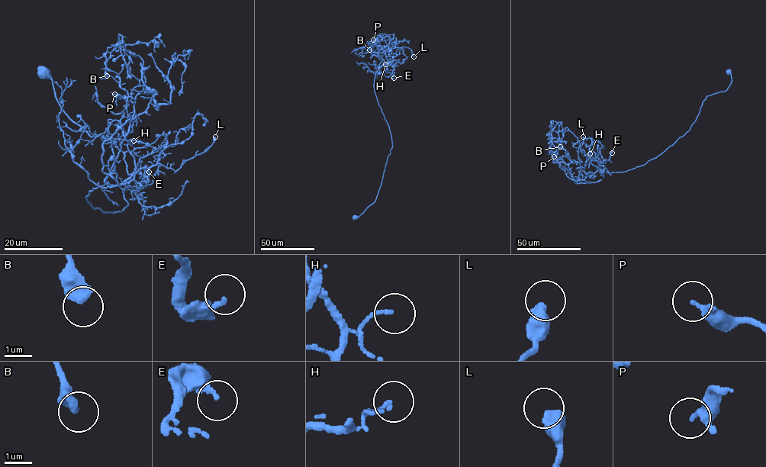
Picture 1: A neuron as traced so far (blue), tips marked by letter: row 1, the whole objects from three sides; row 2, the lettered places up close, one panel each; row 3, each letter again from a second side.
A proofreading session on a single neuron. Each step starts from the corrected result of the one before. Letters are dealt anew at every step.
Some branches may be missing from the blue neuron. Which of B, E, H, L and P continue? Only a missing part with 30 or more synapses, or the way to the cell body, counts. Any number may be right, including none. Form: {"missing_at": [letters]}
{"missing_at": []}

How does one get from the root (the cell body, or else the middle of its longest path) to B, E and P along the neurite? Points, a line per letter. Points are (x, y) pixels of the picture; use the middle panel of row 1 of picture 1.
B: (355, 218), (374, 201), (392, 143), (374, 87), (379, 64), (384, 61), (371, 53), (371, 46), (369, 49)
E: (355, 218), (374, 201), (392, 148), (389, 128), (374, 89), (374, 75), (383, 65), (392, 66), (394, 78)
P: (355, 218), (374, 201), (392, 143), (374, 87), (379, 64), (384, 61), (381, 59), (384, 46), (373, 40)

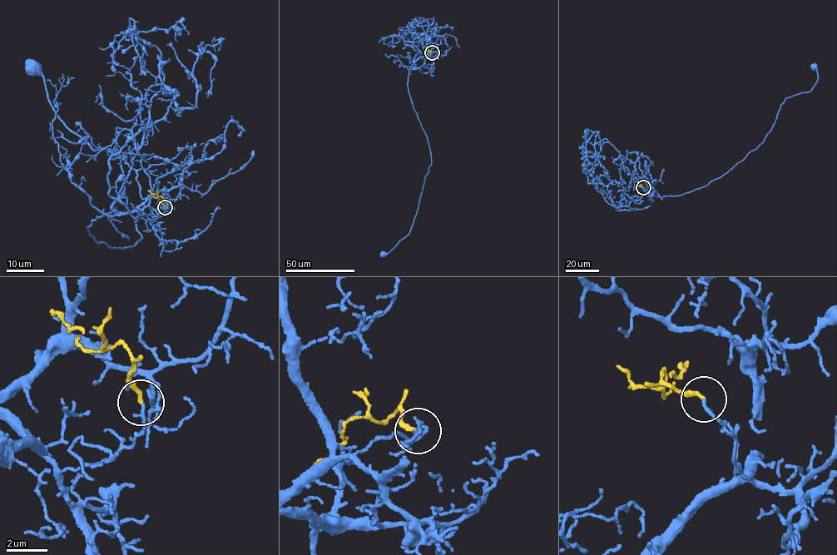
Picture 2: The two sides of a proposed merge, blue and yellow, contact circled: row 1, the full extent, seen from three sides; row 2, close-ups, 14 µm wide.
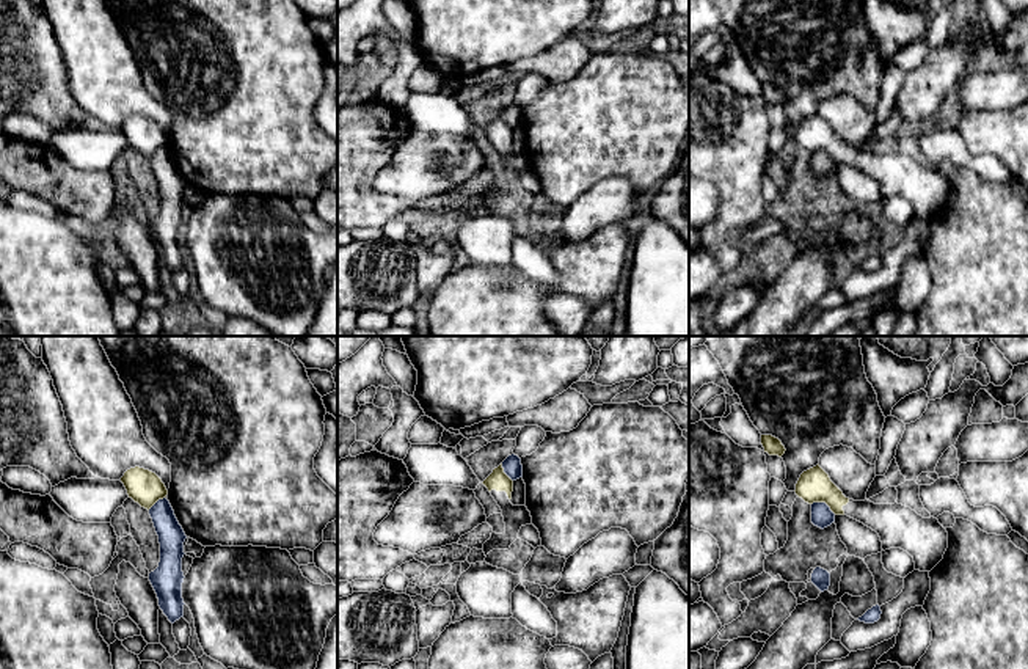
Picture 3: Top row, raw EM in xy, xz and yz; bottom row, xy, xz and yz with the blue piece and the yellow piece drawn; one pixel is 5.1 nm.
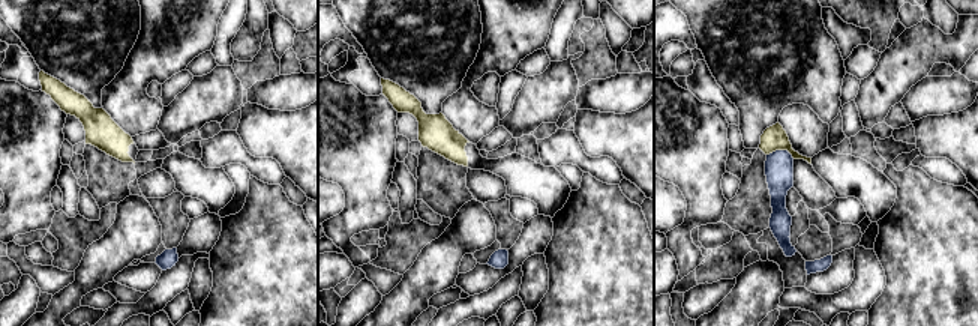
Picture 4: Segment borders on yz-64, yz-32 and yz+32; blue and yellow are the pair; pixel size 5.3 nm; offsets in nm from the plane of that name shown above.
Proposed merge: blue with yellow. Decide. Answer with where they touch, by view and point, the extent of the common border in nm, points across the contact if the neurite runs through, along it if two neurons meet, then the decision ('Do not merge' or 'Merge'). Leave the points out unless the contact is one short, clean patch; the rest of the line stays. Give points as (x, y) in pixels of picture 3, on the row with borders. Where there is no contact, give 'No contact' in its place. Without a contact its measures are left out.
Touches blue at yz (824, 503). Shared border 140 nm. Boundary: yz (812, 503), (824, 503), (835, 514). Do not merge

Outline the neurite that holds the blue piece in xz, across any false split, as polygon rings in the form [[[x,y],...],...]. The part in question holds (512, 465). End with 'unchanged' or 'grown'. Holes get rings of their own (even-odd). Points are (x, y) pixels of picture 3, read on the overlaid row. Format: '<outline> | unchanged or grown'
[[[515,454],[509,455],[504,462],[502,462],[502,468],[504,473],[512,479],[516,481],[519,477],[523,477],[523,465],[521,465],[521,459]]] | unchanged

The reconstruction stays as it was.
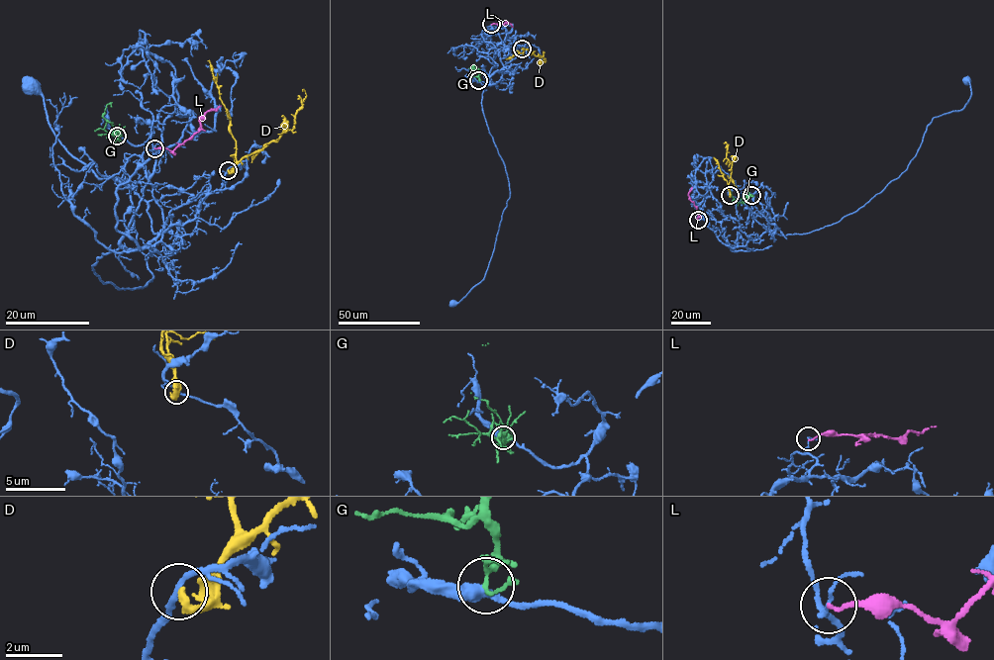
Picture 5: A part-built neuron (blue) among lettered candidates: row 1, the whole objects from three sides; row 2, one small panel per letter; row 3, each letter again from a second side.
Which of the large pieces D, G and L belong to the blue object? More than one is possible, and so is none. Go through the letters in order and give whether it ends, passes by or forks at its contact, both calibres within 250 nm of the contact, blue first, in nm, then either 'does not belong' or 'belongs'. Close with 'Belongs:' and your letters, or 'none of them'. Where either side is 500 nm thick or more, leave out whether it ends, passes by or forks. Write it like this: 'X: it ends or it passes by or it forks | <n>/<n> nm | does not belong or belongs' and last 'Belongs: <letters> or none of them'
D: it ends | 180/240 nm | does not belong
G: it forks | 400/130 nm | does not belong
L: it ends | 90/130 nm | does not belong
Belongs: none of them

